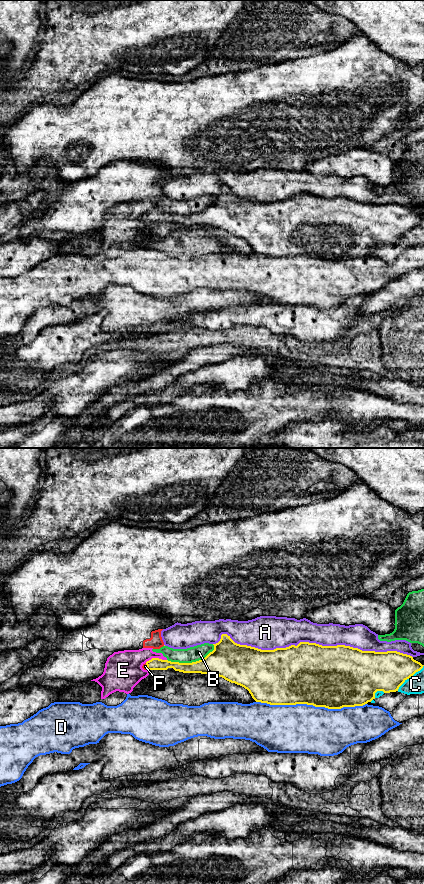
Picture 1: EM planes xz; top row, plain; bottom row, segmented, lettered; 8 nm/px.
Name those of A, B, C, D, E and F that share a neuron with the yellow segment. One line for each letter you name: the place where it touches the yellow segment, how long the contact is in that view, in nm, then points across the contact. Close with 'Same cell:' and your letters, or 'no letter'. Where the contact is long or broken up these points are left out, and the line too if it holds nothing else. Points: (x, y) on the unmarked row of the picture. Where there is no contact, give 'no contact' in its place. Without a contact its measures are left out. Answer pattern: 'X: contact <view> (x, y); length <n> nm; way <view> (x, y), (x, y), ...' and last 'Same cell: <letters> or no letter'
F: contact xz (147, 218); length 60 nm
Same cell: F

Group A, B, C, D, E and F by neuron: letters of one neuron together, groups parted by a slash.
A / B E / C / D / F

